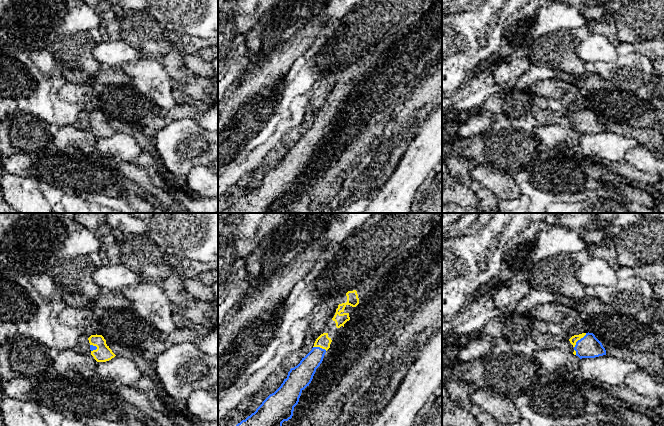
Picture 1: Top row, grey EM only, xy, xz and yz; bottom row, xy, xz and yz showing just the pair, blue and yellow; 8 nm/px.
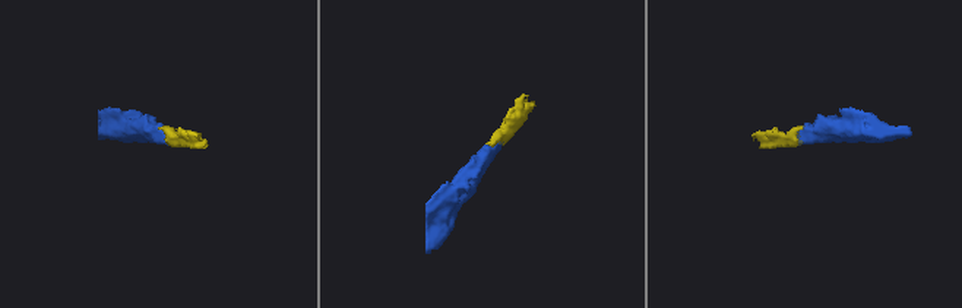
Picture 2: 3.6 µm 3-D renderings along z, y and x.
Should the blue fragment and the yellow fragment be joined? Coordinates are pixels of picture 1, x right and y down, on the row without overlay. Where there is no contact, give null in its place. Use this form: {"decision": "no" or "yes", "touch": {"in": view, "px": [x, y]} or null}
{"decision": "yes", "touch": {"in": "yz", "px": [578, 116]}}

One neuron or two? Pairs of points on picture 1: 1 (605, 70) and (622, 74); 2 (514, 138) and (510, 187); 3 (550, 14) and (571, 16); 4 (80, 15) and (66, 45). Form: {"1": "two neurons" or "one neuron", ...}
{"1": "one neuron", "2": "two neurons", "3": "one neuron", "4": "two neurons"}

